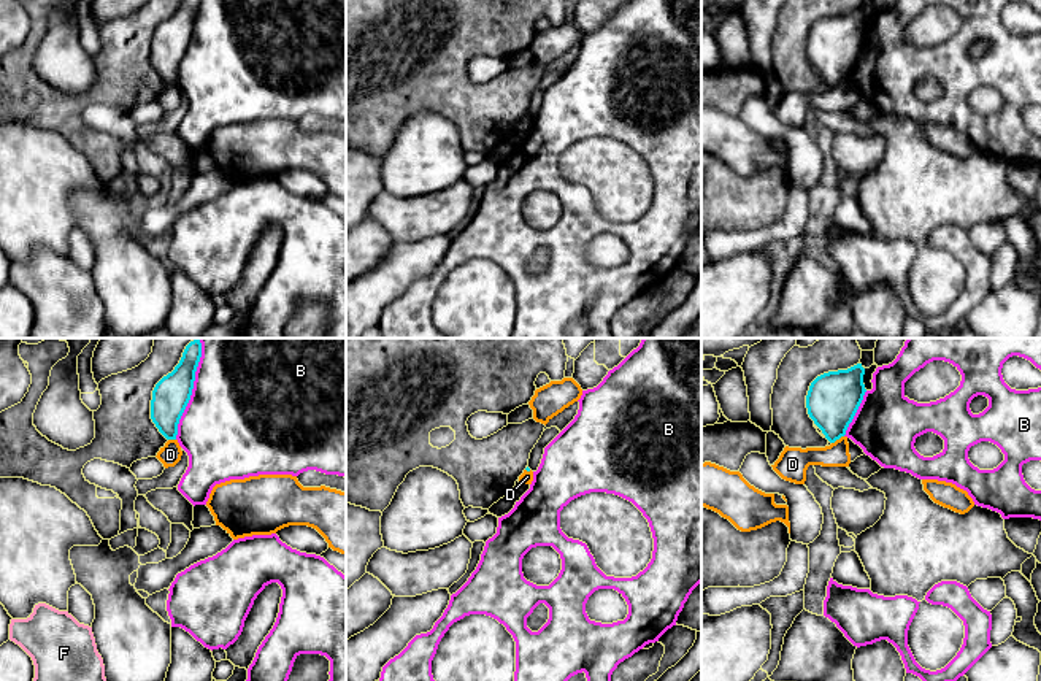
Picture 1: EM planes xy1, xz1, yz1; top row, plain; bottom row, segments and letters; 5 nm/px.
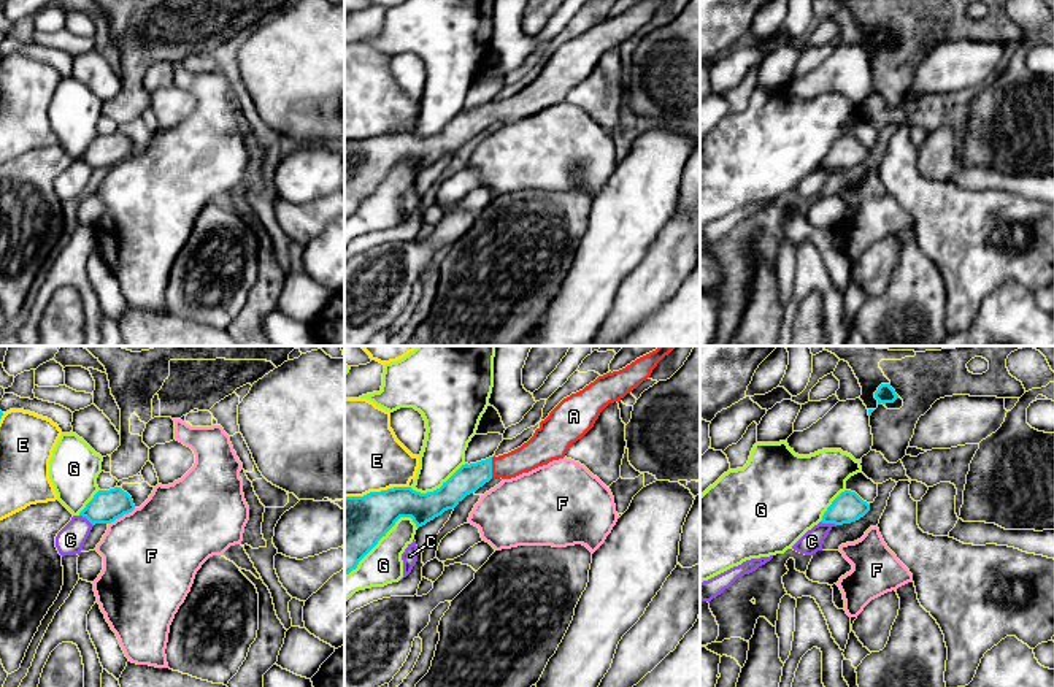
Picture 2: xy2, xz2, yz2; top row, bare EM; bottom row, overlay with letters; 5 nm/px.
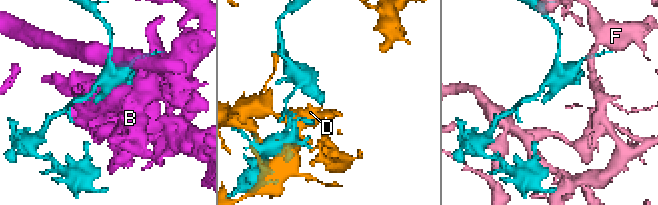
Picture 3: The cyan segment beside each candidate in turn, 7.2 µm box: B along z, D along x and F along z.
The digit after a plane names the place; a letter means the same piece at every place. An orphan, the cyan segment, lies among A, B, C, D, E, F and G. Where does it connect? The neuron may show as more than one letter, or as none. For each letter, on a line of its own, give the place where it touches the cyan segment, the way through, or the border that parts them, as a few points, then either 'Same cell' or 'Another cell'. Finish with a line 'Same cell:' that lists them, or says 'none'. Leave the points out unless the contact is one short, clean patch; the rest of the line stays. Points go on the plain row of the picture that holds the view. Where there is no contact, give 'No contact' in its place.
A: Touches cyan at xz2 (491, 111). Path across: xz2 (469, 122), (491, 111), (511, 110), (537, 95). Same cell
B: Touches cyan at xy1 (189, 42). Another cell
C: Touches cyan at yz2 (829, 167). Another cell
D: Touches cyan at yz1 (837, 83). Boundary: yz1 (843, 80), (832, 88). Another cell
E: Touches cyan at xz2 (400, 132). Another cell
F: Touches cyan at xy2 (121, 161). Another cell
G: Touches cyan at xz2 (378, 184). Another cell
Same cell: A

